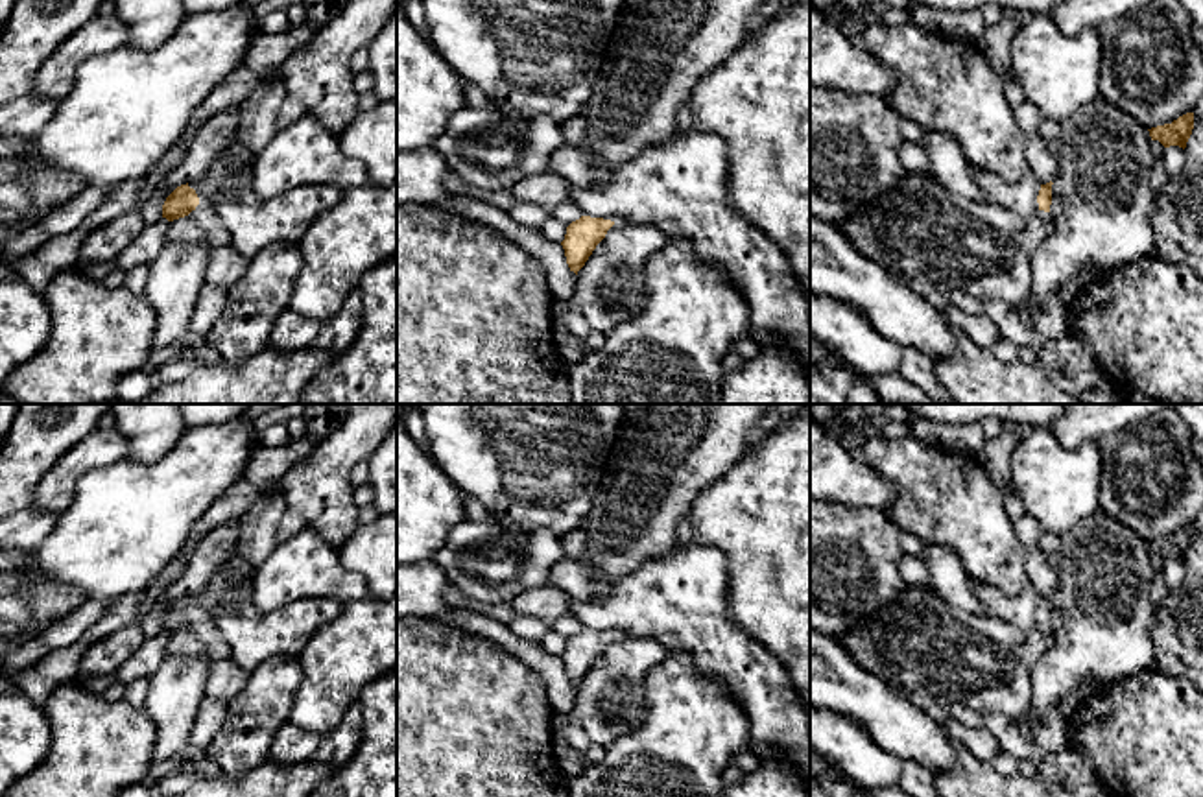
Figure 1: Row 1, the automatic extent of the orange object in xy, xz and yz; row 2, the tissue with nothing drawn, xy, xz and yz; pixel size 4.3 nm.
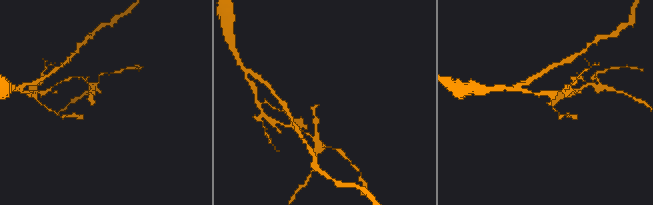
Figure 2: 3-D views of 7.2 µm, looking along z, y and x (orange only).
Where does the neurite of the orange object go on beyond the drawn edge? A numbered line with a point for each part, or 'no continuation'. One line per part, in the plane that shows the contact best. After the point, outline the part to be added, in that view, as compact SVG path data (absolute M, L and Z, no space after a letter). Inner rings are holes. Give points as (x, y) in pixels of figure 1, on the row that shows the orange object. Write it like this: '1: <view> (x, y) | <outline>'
1: xy (202, 226) | M203 207L170 221L166 240L168 244L205 244L214 249L229 245L231 234L216 214Z

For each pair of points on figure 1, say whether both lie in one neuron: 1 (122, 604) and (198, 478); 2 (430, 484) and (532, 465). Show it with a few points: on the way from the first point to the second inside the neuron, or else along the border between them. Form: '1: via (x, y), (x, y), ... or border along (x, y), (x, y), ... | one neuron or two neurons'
1: border along (150, 582), (111, 600) | two neurons
2: border along (430, 452), (441, 471), (467, 495) | two neurons

